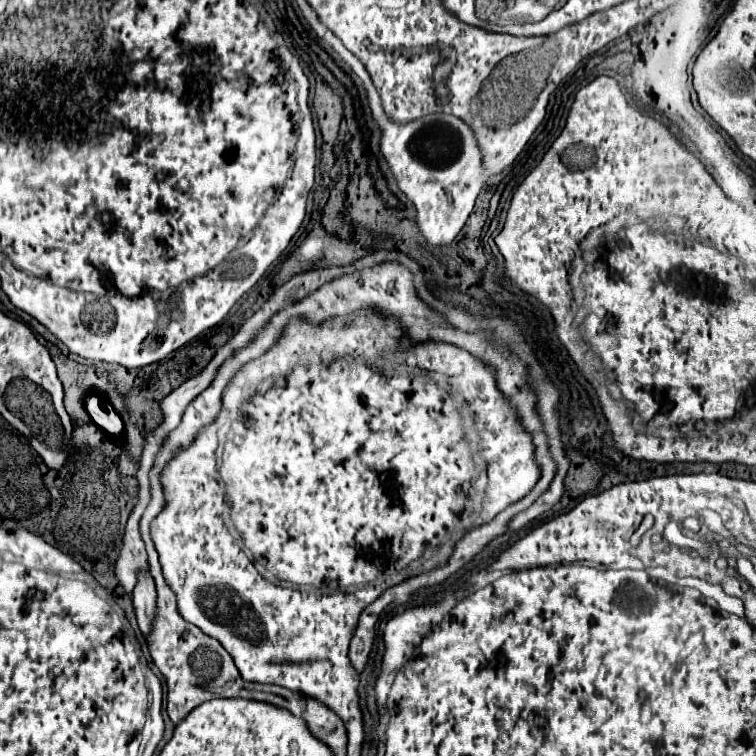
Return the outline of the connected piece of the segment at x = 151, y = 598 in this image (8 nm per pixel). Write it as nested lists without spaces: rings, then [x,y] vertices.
[[[139,572],[137,584],[131,596],[133,596],[133,606],[135,606],[139,628],[143,634],[147,634],[151,628],[151,620],[155,616],[155,596],[157,596],[155,584],[149,572]]]

